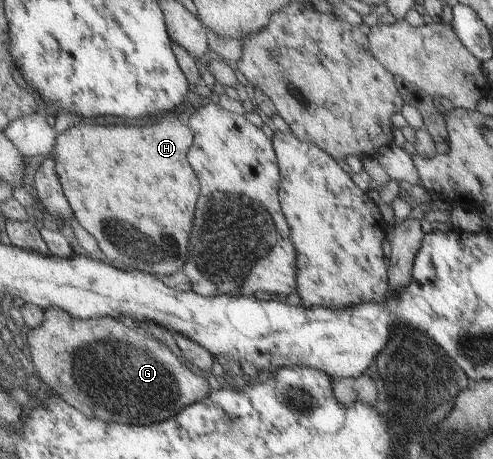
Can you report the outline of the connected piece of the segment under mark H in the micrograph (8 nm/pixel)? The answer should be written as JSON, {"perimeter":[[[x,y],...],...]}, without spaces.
{"perimeter":[[[164,114],[160,123],[148,125],[148,127],[140,127],[140,129],[138,127],[98,127],[98,125],[87,123],[87,121],[92,120],[84,119],[84,121],[80,121],[75,126],[71,125],[68,131],[58,135],[54,150],[57,172],[59,173],[64,193],[75,211],[76,219],[97,240],[100,252],[103,252],[107,259],[115,265],[124,265],[130,267],[130,269],[136,268],[143,272],[150,271],[150,274],[163,278],[178,273],[180,270],[184,271],[189,256],[190,233],[192,233],[196,203],[198,203],[198,197],[200,197],[200,181],[198,181],[198,177],[196,177],[196,173],[194,173],[192,164],[188,159],[188,153],[195,144],[194,130],[190,125],[184,125],[175,114]]]}

